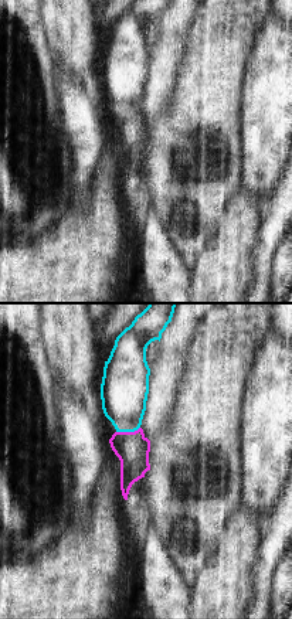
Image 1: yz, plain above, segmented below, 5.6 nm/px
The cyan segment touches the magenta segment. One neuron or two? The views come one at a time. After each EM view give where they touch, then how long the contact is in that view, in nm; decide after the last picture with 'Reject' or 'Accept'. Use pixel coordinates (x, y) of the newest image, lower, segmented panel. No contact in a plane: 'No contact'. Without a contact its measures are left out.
Touches cyan at (128, 431). Shared border 140 nm

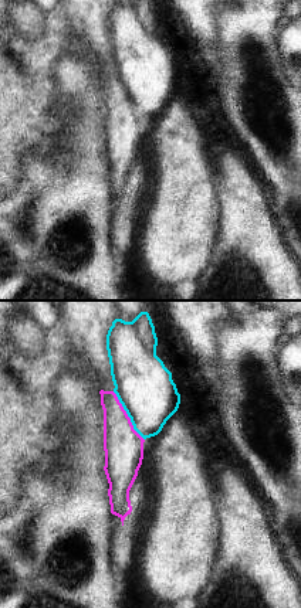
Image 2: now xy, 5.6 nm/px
Touches cyan at (128, 415). Shared border 340 nm

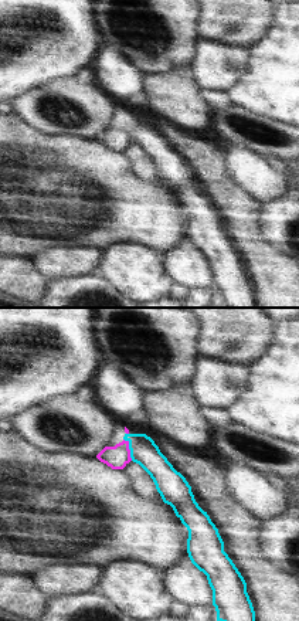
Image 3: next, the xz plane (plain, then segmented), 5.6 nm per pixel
Touches cyan at (129, 448). Shared border 140 nm

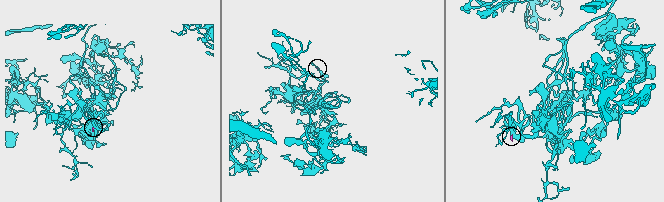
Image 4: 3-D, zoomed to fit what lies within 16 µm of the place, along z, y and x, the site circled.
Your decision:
Reject

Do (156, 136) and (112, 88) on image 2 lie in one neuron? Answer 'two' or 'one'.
two

